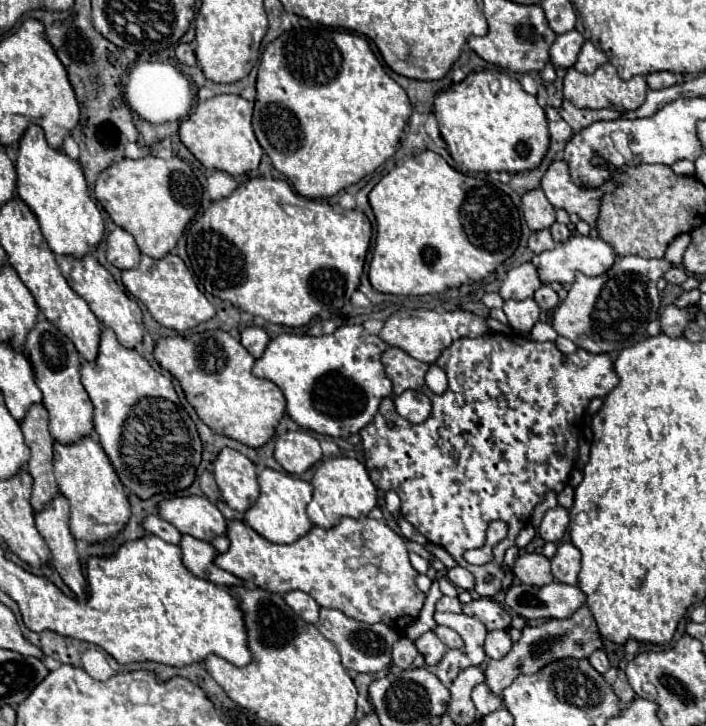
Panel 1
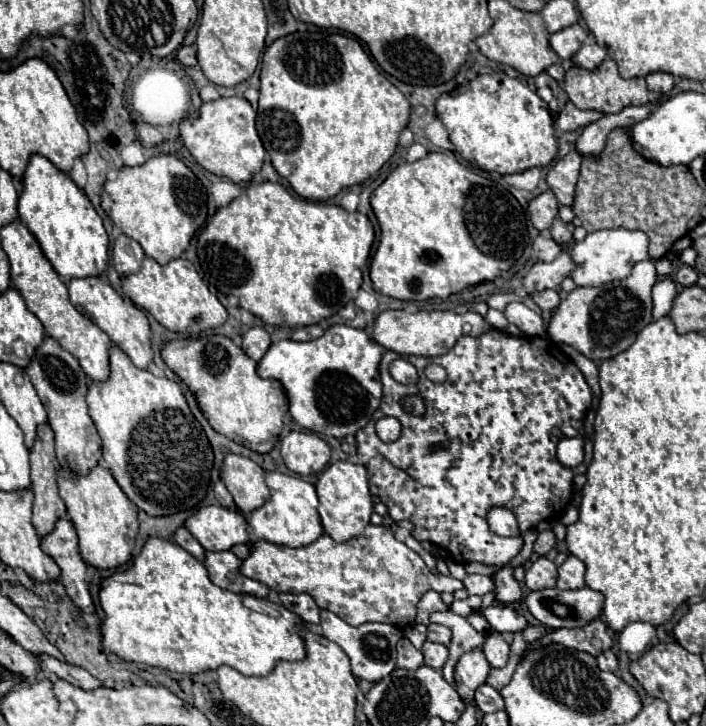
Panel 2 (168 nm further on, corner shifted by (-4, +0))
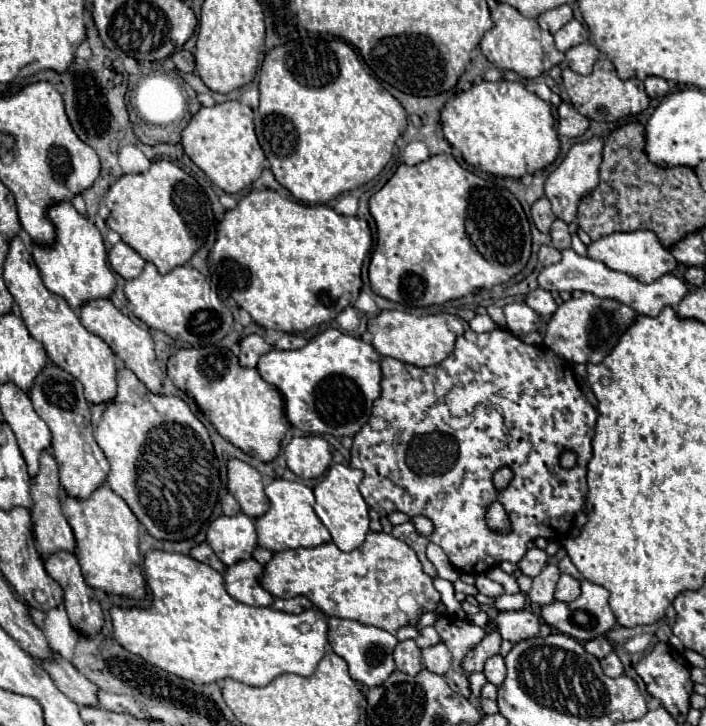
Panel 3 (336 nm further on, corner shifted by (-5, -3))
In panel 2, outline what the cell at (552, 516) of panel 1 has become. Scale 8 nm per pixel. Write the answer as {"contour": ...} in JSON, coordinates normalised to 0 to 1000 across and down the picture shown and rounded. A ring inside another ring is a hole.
{"contour":[[[773,729],[773,731],[768,731],[768,734],[762,737],[762,742],[759,742],[759,748],[756,748],[756,759],[759,759],[762,764],[773,764],[785,751],[788,751],[788,737],[785,737],[782,729]]]}

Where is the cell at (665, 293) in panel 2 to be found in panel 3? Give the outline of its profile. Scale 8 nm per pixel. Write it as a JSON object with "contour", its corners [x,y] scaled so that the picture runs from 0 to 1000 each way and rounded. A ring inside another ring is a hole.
{"contour":[[[797,344],[795,347],[797,355],[789,364],[780,364],[775,369],[766,372],[763,377],[763,397],[780,402],[834,402],[840,408],[848,410],[865,410],[874,413],[880,419],[888,419],[891,424],[899,424],[902,433],[916,433],[916,435],[931,435],[939,421],[953,421],[959,424],[962,416],[976,405],[976,394],[970,386],[953,380],[953,377],[942,377],[933,386],[928,386],[925,391],[911,391],[882,375],[871,375],[865,369],[860,369],[854,361],[848,358],[837,358],[837,355],[826,355],[820,350],[814,350],[812,344]]]}

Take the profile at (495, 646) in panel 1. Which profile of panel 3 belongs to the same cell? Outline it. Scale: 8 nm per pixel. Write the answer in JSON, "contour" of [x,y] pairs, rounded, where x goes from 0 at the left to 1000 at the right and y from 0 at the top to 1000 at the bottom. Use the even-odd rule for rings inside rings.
{"contour":[[[695,904],[690,912],[687,912],[687,923],[684,923],[690,939],[701,942],[701,945],[710,945],[712,937],[715,937],[715,909],[712,904]]]}

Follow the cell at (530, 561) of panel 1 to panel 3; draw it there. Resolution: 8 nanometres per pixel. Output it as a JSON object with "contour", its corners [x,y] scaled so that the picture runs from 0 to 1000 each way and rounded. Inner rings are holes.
{"contour":[[[775,777],[763,793],[755,796],[755,810],[752,815],[746,818],[752,829],[769,835],[769,832],[780,832],[783,826],[783,815],[786,815],[786,807],[789,807],[789,799],[792,799],[792,782],[786,777]]]}

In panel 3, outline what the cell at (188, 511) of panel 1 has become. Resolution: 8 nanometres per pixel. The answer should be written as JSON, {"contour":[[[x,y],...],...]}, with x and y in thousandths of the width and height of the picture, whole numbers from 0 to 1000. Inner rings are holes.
{"contour":[[[344,705],[327,713],[313,711],[293,727],[293,747],[307,769],[322,780],[353,771],[364,755],[361,719]]]}

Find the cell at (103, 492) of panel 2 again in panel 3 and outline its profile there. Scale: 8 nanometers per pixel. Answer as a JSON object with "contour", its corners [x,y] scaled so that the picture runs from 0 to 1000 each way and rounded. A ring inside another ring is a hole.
{"contour":[[[143,669],[123,689],[89,686],[89,708],[106,736],[106,766],[112,771],[120,802],[129,810],[140,810],[152,818],[203,826],[205,796],[197,780],[197,716],[183,702],[177,689],[154,669]]]}

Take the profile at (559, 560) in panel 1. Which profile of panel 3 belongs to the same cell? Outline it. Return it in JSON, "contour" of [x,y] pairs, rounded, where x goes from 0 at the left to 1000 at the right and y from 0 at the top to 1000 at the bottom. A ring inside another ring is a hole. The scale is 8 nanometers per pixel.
{"contour":[[[795,791],[792,802],[789,802],[789,810],[786,810],[786,826],[792,829],[809,829],[820,821],[823,810],[820,810],[820,799],[803,793],[803,791]]]}

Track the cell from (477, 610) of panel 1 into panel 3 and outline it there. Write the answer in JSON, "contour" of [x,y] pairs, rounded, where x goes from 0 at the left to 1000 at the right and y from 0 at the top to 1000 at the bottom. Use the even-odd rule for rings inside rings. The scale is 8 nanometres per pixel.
{"contour":[[[746,840],[707,843],[701,860],[704,860],[710,876],[727,887],[763,873],[763,851]]]}

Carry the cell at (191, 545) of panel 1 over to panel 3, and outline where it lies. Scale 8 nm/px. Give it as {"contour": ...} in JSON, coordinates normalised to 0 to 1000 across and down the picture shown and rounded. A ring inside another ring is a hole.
{"contour":[[[344,771],[324,780],[319,793],[322,815],[350,835],[384,835],[390,824],[370,807],[373,780],[364,771]]]}

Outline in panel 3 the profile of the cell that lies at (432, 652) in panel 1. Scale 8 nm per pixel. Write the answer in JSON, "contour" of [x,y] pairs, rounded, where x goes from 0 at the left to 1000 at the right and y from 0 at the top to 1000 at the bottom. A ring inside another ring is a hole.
{"contour":[[[622,884],[610,893],[602,893],[596,909],[608,926],[616,926],[622,931],[627,931],[630,926],[639,923],[639,898],[633,895],[633,890],[627,884]]]}

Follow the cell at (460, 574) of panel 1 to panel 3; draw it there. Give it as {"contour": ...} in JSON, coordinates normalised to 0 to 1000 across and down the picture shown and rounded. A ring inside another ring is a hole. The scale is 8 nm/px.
{"contour":[[[687,791],[676,793],[676,802],[673,802],[673,807],[676,807],[676,813],[678,813],[681,818],[687,818],[687,821],[693,821],[693,824],[707,824],[710,818],[715,818],[712,807],[710,807],[707,802],[698,802],[698,799],[693,799]]]}

